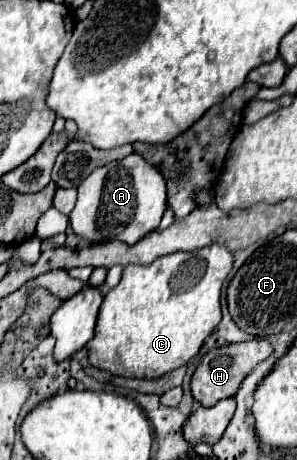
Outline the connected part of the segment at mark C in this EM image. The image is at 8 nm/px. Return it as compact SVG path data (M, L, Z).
M212 244L196 252L176 252L172 256L162 256L150 266L130 264L128 268L124 268L122 280L118 282L118 286L108 290L100 306L96 334L88 342L90 364L118 376L150 380L184 366L190 358L200 352L204 340L222 320L220 294L224 282L228 282L228 278L232 276L232 262L232 254L226 248Z

